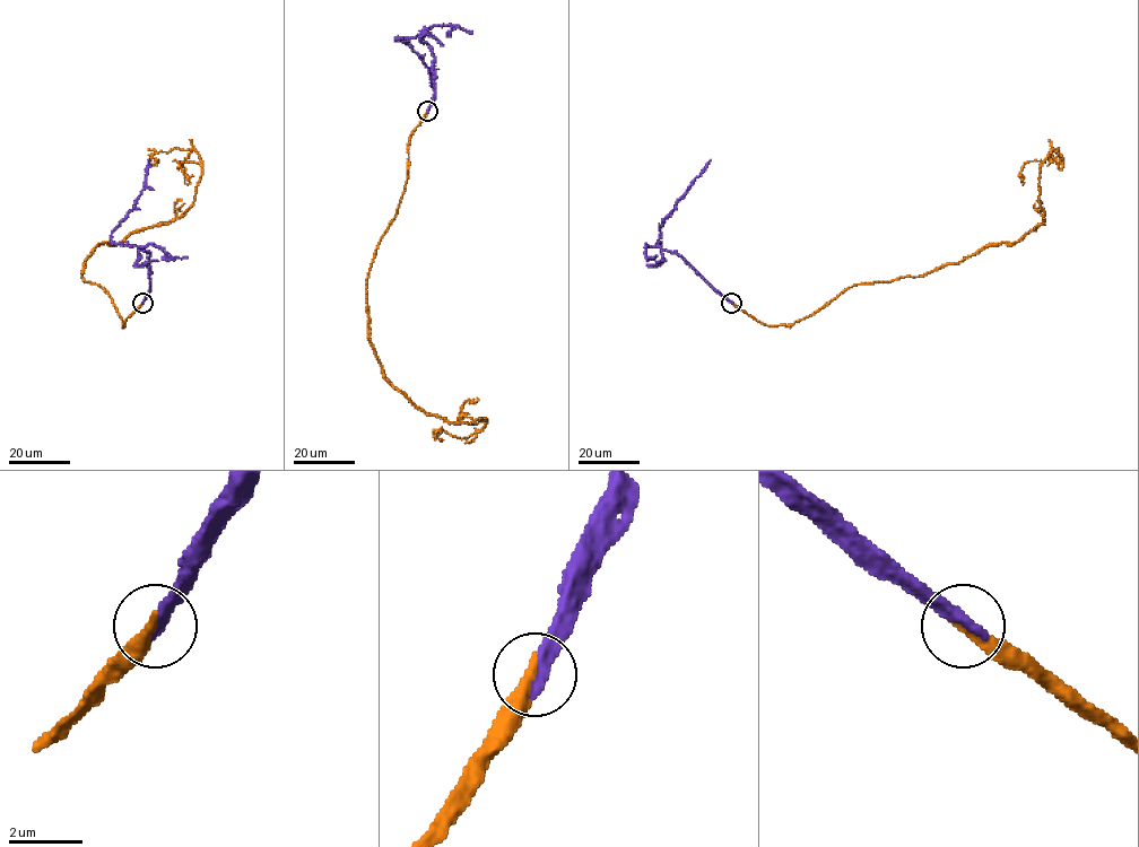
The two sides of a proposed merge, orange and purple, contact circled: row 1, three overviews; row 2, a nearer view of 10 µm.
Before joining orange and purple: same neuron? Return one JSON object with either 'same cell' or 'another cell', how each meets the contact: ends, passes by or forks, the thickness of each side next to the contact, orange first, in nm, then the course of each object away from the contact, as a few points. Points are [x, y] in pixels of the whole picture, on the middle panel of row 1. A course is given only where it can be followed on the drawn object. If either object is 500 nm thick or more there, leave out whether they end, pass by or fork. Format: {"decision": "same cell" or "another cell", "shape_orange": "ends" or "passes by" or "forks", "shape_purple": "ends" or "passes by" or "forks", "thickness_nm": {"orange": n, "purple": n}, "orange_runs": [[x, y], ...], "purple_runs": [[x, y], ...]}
{"decision": "same cell", "shape_orange": "ends", "shape_purple": "ends", "thickness_nm": {"orange": 320, "purple": 400}, "orange_runs": [[427, 111], [366, 298], [383, 376], [427, 412], [486, 419], [460, 438], [437, 430], [438, 439]], "purple_runs": [[427, 111], [434, 89], [432, 49], [418, 37], [397, 37], [406, 42], [428, 68], [433, 90]]}

